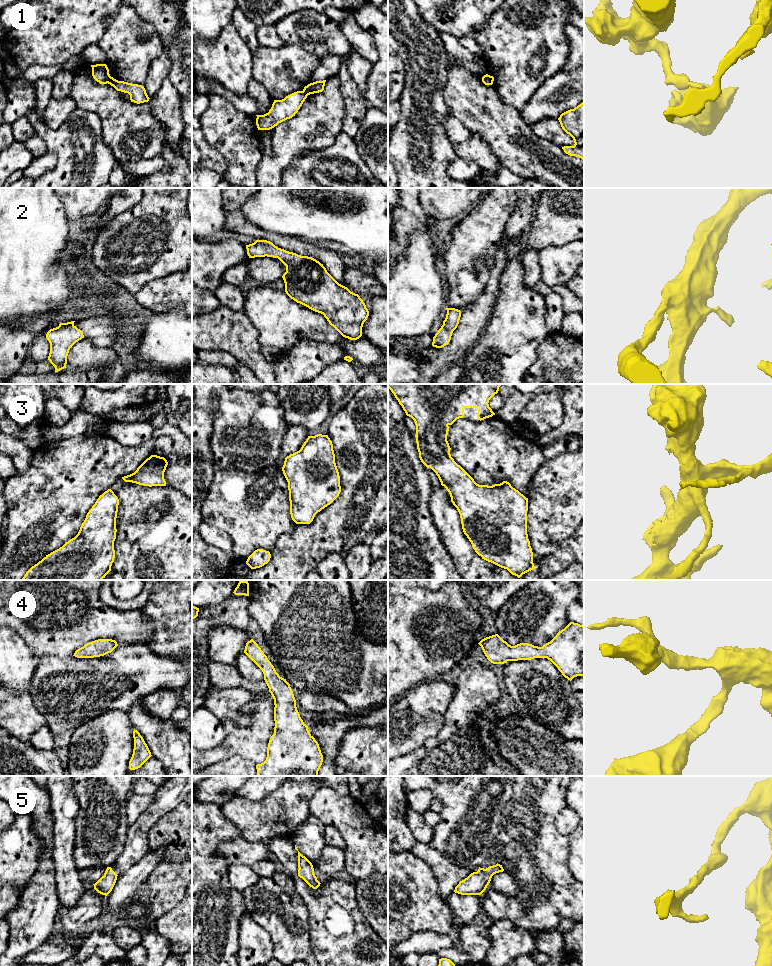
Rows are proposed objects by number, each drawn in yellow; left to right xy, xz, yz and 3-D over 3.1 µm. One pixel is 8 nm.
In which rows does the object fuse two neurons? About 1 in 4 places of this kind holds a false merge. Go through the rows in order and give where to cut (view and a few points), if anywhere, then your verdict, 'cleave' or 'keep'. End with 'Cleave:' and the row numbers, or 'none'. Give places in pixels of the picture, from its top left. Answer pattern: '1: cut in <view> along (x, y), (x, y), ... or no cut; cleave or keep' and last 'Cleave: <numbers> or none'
1: cut in xy along (110, 76), (107, 82); cleave
2: no cut; keep
3: no cut; keep
4: no cut; keep
5: no cut; keep
Cleave: 1

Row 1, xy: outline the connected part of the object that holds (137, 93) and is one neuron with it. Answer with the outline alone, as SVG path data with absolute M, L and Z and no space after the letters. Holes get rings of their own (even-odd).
M110 77L108 84L113 86L117 91L128 93L130 95L131 102L140 104L148 102L150 99L146 93L144 86L142 85L118 81L113 77Z

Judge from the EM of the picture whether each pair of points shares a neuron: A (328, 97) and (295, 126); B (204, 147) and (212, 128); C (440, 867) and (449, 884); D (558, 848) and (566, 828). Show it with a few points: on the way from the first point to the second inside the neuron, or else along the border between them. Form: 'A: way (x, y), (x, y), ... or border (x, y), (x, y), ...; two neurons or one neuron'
A: way (320, 105), (303, 122); one neuron
B: border (202, 132), (205, 140), (223, 158); two neurons
C: way (443, 871), (448, 876), (448, 880); one neuron
D: border (560, 811), (556, 819), (556, 828), (567, 836); two neurons

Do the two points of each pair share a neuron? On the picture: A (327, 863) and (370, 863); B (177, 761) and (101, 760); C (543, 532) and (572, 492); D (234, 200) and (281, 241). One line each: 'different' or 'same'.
A: different
B: same
C: same
D: same

